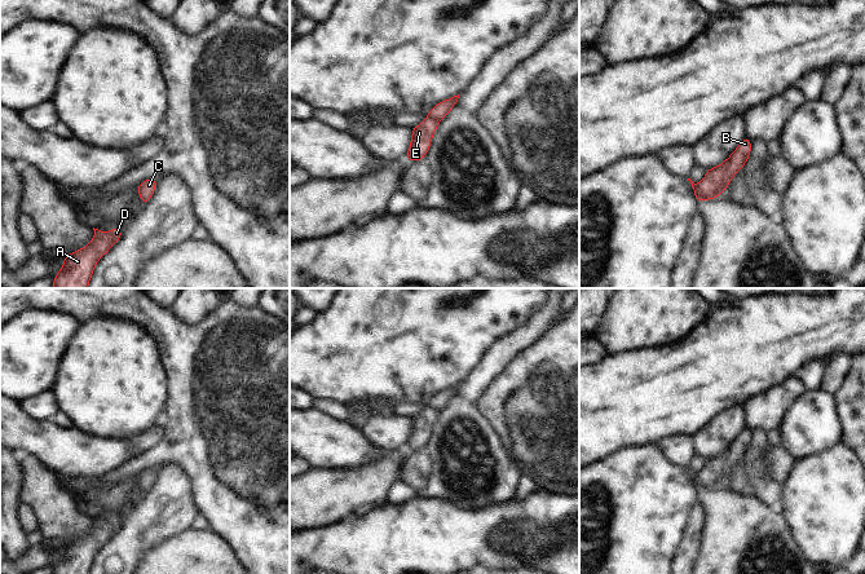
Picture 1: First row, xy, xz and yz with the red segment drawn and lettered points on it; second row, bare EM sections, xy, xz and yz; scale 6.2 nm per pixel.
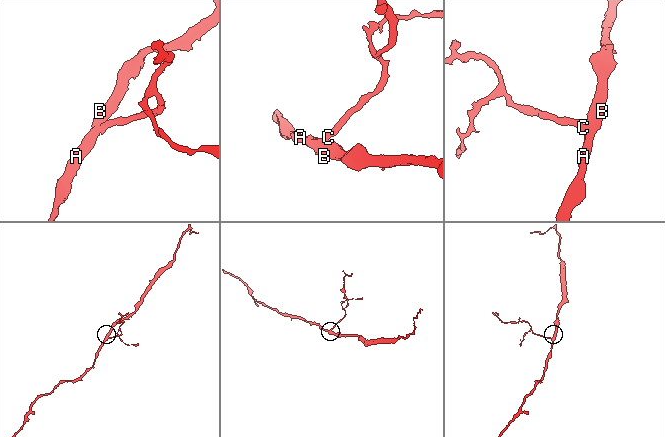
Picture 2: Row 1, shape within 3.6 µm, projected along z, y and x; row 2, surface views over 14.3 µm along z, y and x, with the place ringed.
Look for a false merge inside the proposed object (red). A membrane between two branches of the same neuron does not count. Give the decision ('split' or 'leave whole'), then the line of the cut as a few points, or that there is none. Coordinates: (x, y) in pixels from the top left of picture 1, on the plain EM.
split | yz (696, 473), (706, 488)

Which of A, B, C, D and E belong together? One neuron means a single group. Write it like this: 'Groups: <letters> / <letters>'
Groups: A B D E / C

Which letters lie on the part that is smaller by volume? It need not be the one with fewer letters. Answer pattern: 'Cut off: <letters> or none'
Cut off: C

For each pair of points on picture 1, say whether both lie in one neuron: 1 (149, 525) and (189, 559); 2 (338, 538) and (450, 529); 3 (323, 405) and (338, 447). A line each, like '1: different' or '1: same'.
1: different
2: same
3: different

